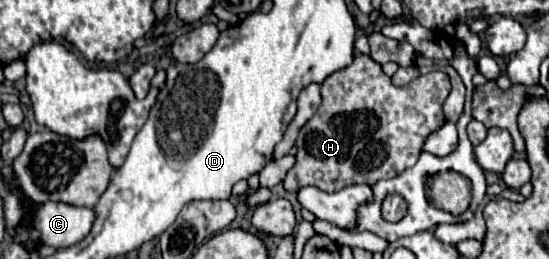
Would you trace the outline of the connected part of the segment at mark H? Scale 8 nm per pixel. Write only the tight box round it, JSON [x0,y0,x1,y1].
[287,54,451,192]

